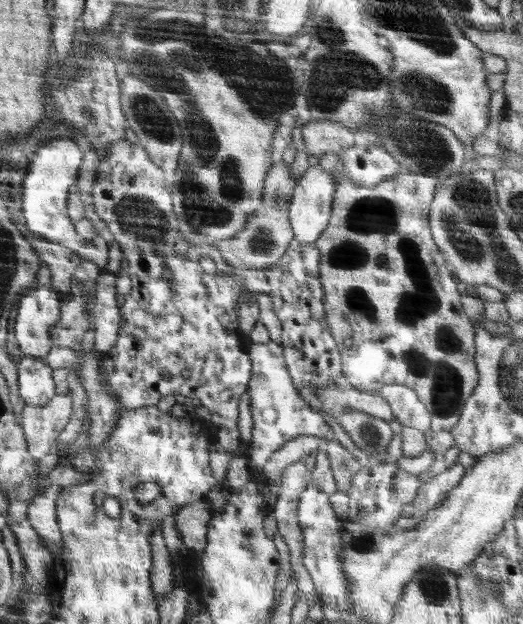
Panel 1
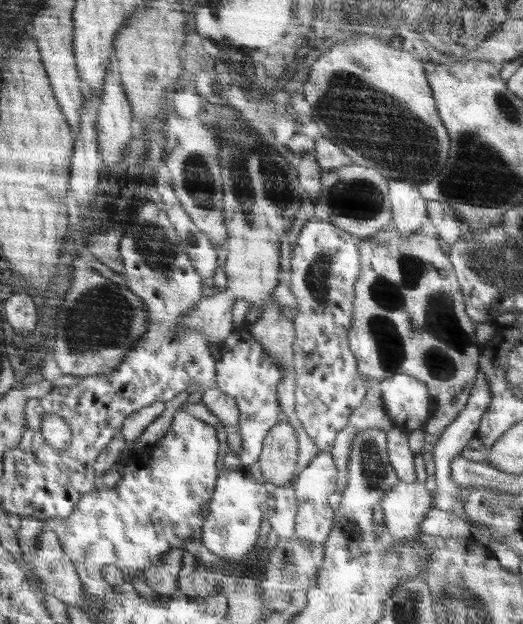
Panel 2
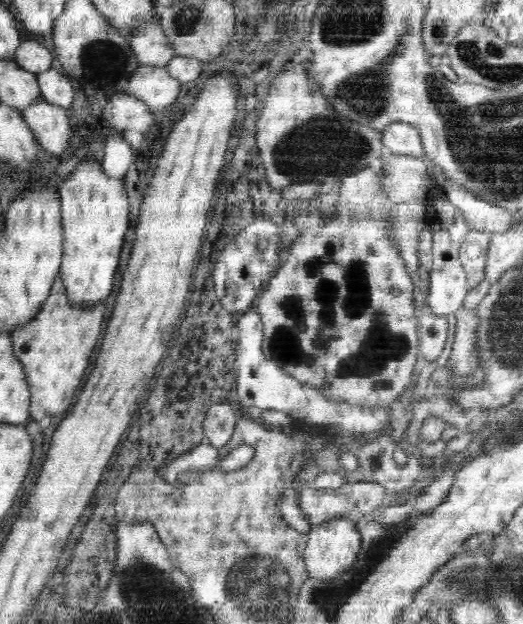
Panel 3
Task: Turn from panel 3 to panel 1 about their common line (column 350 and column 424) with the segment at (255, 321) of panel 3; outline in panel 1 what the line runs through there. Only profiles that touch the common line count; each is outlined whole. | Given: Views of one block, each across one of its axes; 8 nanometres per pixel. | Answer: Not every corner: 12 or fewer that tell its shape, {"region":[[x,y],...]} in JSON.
{"region":[[400,383],[379,390],[402,427],[430,429],[430,413]]}

